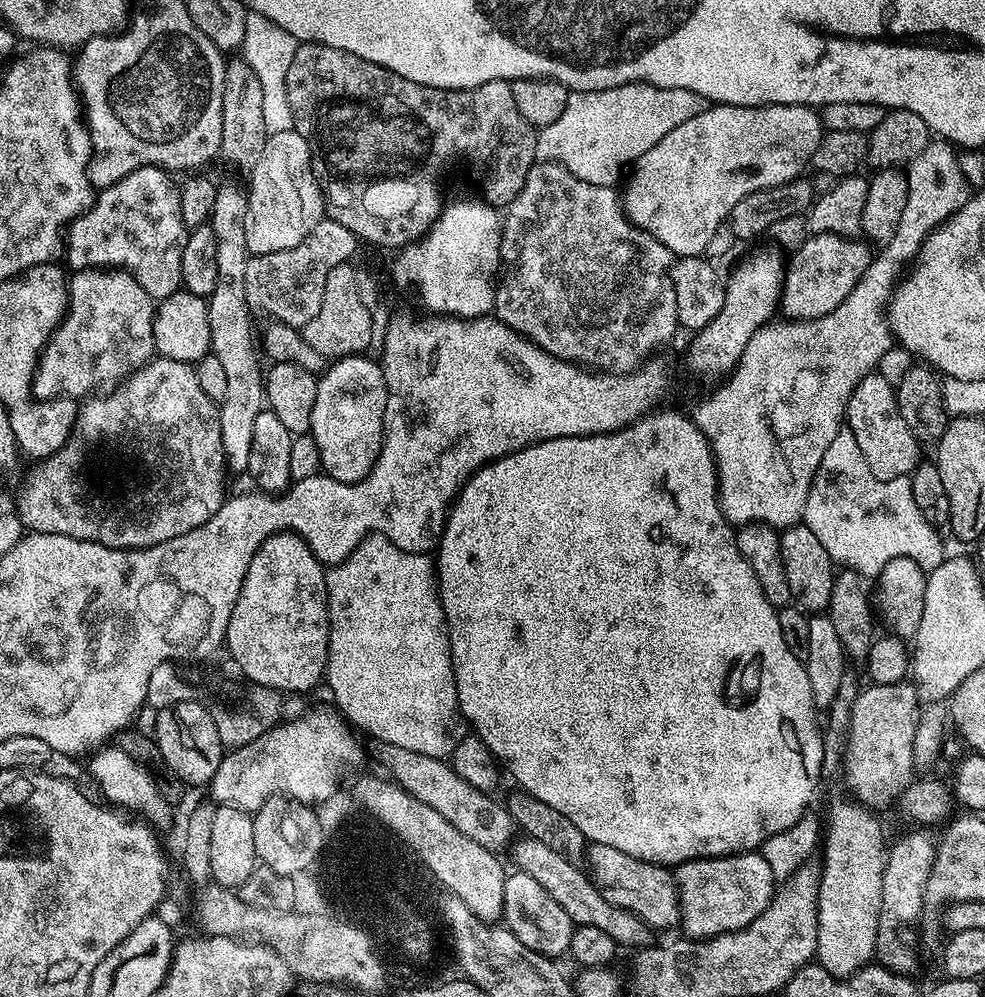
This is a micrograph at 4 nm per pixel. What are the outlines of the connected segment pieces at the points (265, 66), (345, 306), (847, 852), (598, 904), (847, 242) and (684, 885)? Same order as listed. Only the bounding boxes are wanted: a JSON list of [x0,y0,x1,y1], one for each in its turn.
[[242,14,298,132],[302,263,371,358],[815,799,886,977],[511,836,650,949],[779,234,874,320],[675,851,778,938]]

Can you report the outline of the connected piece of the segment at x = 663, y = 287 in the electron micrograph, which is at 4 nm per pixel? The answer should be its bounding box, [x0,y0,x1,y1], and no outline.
[495,160,678,374]

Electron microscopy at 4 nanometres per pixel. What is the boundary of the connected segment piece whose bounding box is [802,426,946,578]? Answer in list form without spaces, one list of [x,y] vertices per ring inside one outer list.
[[[847,426],[834,434],[826,454],[812,479],[802,523],[822,542],[833,565],[852,568],[865,578],[879,577],[886,562],[910,557],[926,574],[940,567],[946,559],[941,533],[926,522],[918,502],[914,502],[912,481],[907,476],[883,480],[870,474],[858,441]]]

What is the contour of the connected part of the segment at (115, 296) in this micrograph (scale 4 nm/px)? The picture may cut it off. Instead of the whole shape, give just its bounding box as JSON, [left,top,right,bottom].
[32,270,156,400]

